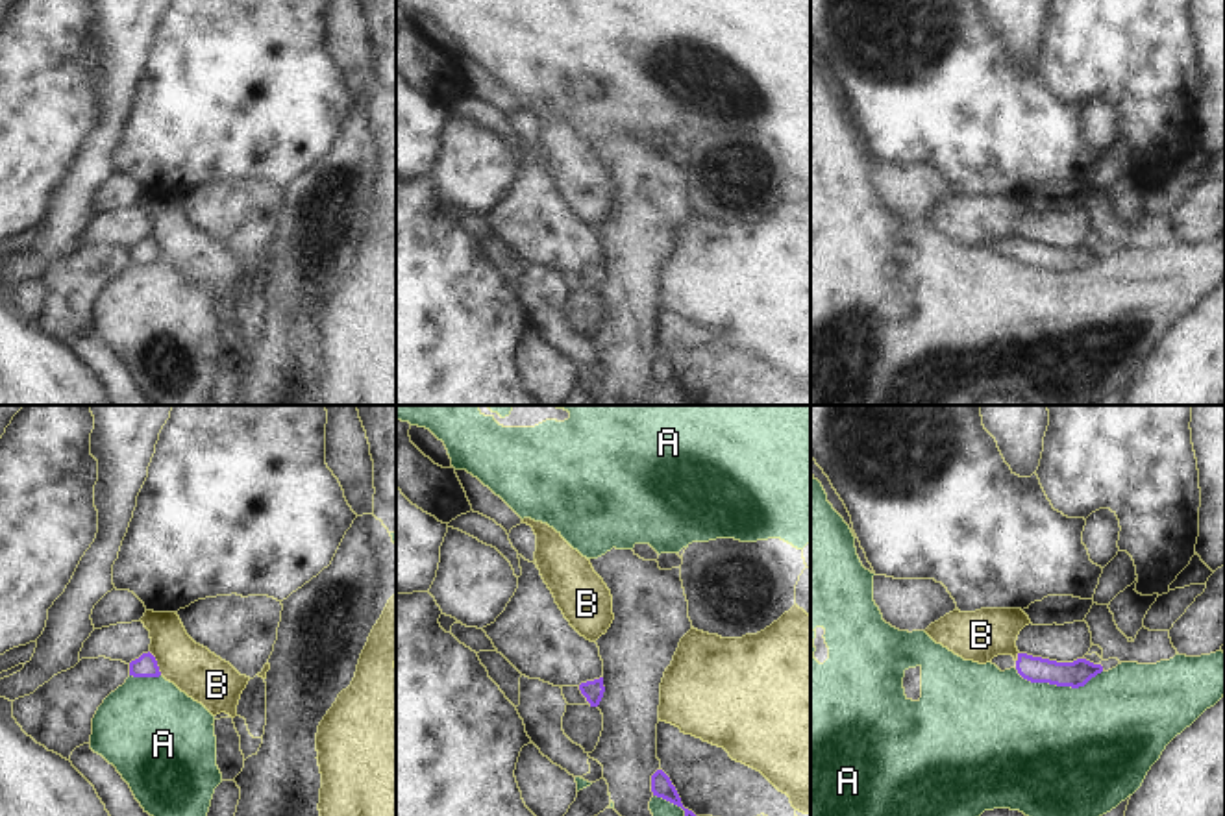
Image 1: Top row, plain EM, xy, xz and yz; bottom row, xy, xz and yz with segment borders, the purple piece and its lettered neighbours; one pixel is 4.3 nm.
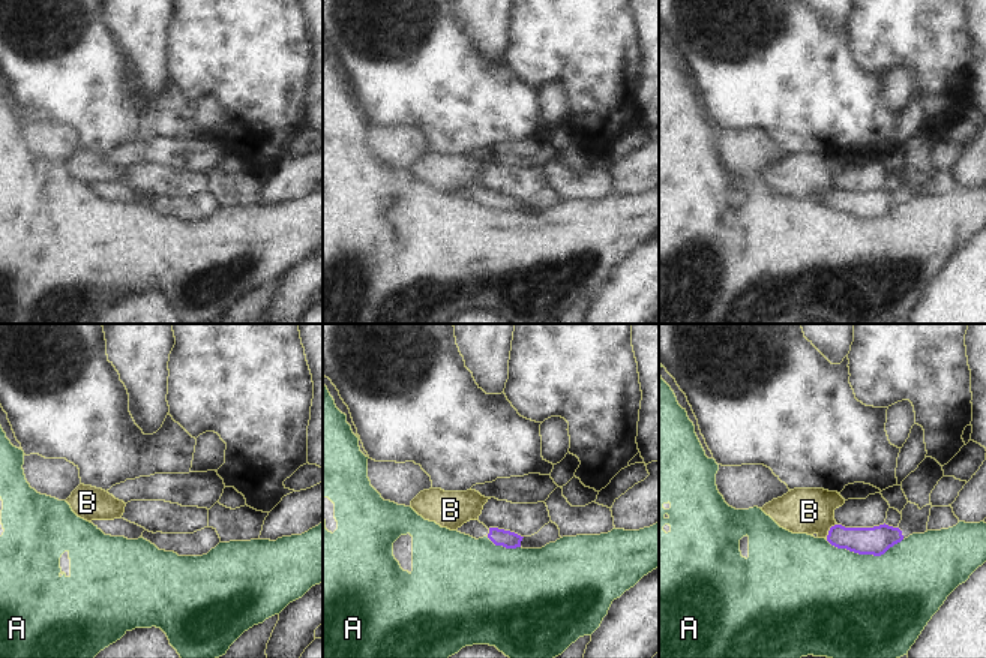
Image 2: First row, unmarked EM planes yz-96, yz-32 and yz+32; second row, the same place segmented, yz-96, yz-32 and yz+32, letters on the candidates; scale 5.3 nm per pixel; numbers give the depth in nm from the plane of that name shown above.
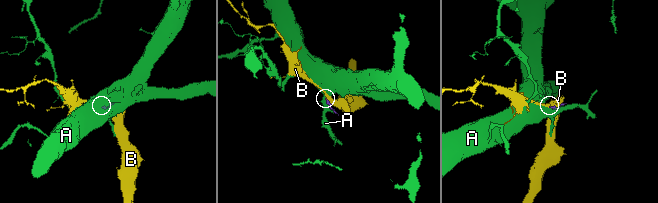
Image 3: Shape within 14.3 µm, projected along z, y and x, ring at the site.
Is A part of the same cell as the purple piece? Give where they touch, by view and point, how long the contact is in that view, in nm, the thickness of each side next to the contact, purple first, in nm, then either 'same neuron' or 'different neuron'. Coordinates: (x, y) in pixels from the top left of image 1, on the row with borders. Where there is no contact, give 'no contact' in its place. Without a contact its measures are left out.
meets purple in yz at (1059, 685); contact 400 nm long; 120 nm thick on the purple side, 500 nm on the other; different neuron

